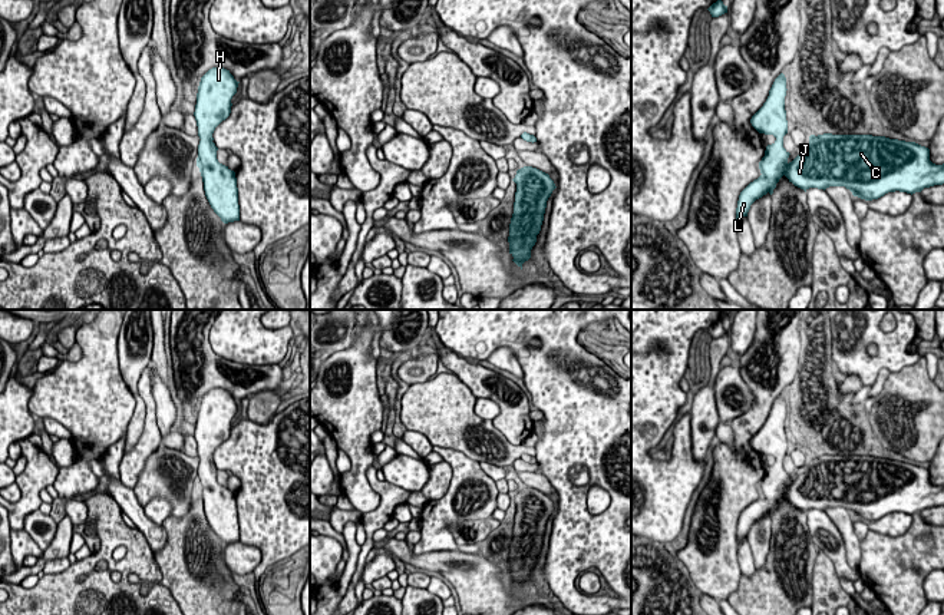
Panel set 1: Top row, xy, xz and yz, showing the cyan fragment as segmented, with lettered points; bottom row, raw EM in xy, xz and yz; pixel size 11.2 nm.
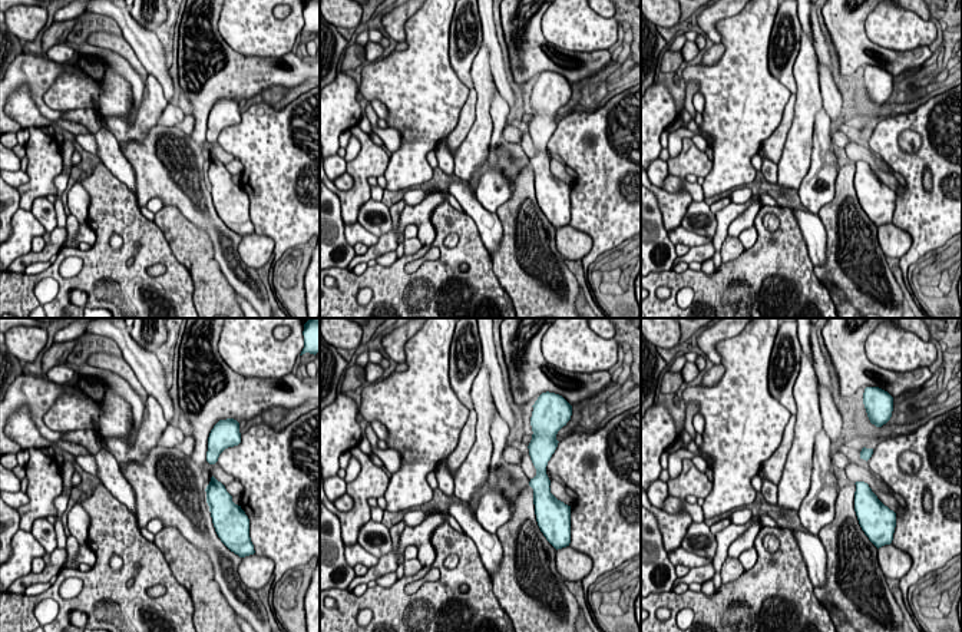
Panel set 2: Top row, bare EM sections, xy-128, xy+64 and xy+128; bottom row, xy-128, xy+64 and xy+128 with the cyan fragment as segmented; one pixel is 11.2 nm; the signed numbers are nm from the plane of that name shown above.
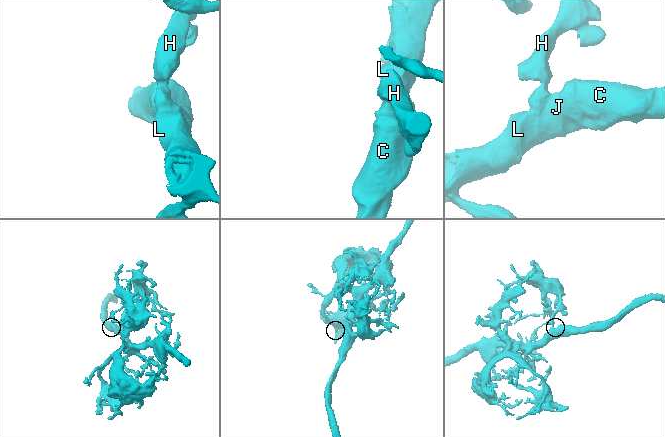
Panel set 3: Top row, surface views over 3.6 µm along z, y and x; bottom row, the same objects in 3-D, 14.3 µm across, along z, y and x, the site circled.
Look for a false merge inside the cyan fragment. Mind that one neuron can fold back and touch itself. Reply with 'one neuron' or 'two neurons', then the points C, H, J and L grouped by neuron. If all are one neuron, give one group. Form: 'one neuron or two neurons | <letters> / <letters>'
one neuron | C H J L

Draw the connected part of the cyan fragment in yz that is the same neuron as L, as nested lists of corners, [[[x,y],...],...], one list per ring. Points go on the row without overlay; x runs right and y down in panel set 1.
[[[780,394],[763,427],[752,437],[750,444],[765,456],[773,456],[776,462],[766,467],[765,477],[759,483],[760,497],[750,503],[739,516],[736,540],[747,538],[750,526],[766,516],[772,516],[779,500],[785,496],[789,503],[803,510],[826,510],[829,507],[845,507],[865,522],[884,518],[888,513],[921,513],[924,509],[944,505],[944,485],[935,486],[930,482],[930,470],[915,463],[889,460],[872,456],[811,456],[808,470],[799,475],[792,483],[788,482],[789,473],[783,469],[783,457],[788,454],[785,432],[786,399]]]

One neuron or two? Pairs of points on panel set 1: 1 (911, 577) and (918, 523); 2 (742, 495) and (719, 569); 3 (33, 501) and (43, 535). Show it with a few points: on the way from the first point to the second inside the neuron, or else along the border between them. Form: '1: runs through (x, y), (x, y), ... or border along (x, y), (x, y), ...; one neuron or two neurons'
1: runs through (908, 564), (908, 536); one neuron
2: runs through (723, 513), (719, 551); one neuron
3: border along (38, 509), (25, 518), (23, 528); two neurons

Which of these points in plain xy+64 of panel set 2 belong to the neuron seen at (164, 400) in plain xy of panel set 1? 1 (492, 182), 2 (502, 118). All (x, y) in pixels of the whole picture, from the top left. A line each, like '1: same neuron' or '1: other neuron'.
1: same neuron
2: same neuron

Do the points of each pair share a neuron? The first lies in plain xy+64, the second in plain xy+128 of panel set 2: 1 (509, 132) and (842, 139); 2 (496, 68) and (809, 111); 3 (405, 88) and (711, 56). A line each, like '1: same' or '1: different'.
1: same
2: different
3: different

